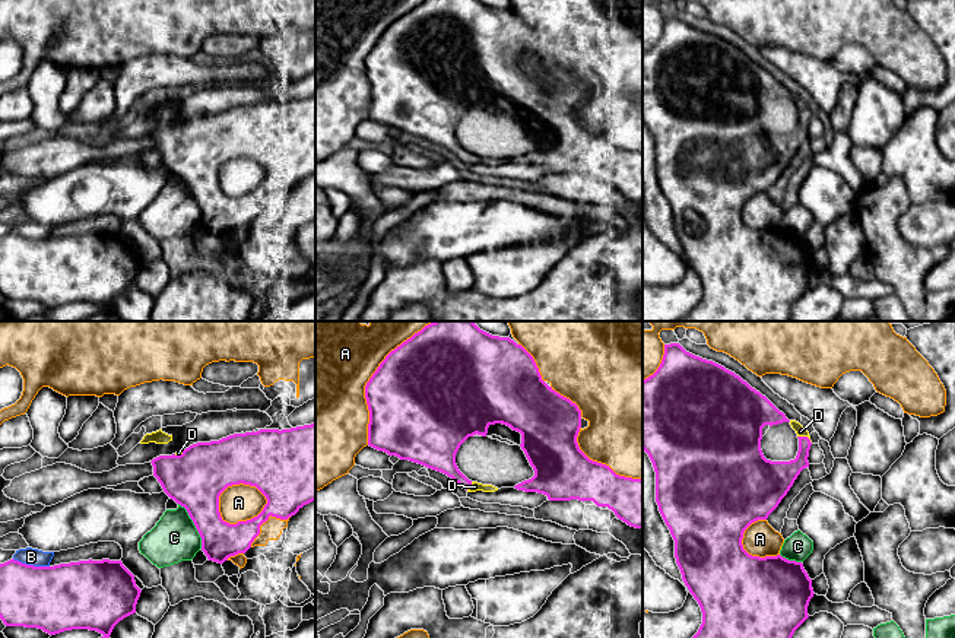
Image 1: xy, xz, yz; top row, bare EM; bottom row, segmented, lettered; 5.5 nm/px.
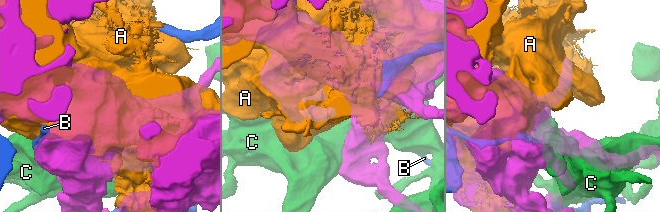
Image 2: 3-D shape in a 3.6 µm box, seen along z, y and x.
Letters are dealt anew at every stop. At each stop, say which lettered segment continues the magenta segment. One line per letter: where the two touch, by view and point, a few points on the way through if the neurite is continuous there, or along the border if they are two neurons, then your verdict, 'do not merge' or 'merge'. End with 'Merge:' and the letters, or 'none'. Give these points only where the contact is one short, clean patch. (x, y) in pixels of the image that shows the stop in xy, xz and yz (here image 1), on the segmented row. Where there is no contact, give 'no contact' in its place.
A: contact xz (373, 375); do not merge
B: contact xy (31, 565); do not merge
C: contact xy (194, 524); do not merge
D: contact yz (805, 437); way yz (780, 475), (802, 457), (805, 437), (800, 431); merge
Merge: D

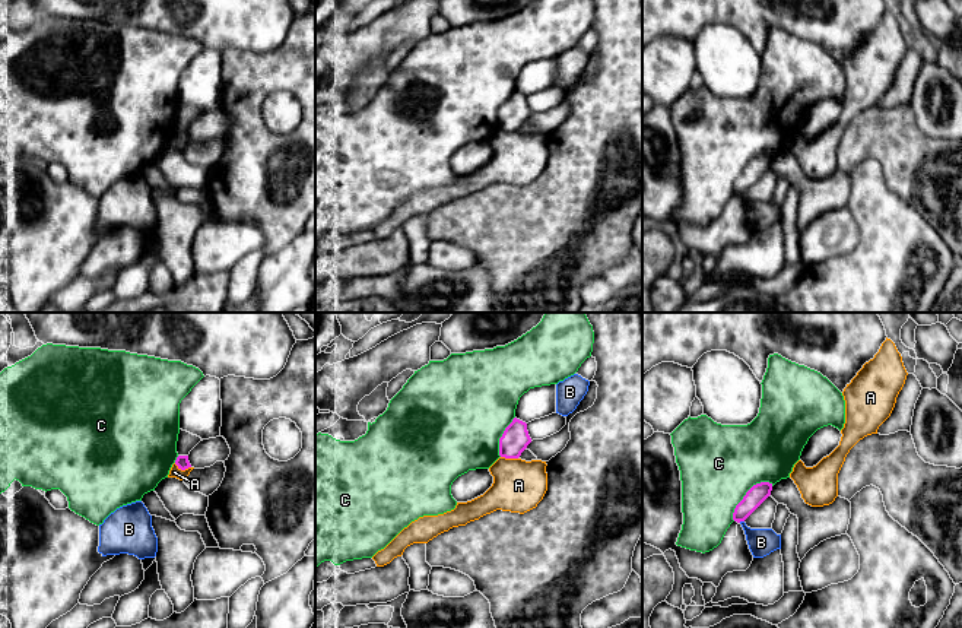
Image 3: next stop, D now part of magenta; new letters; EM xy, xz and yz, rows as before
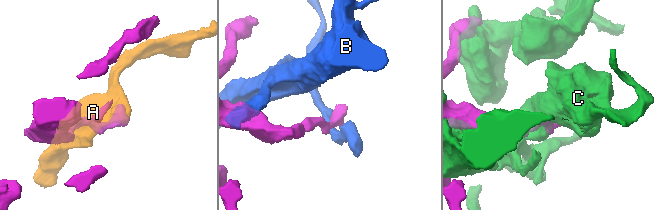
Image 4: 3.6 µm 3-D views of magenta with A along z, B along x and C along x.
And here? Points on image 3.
A: contact xy (183, 469); do not merge
B: contact yz (740, 520); border yz (743, 520), (739, 522); do not merge
C: contact yz (746, 494); do not merge
Merge: none

